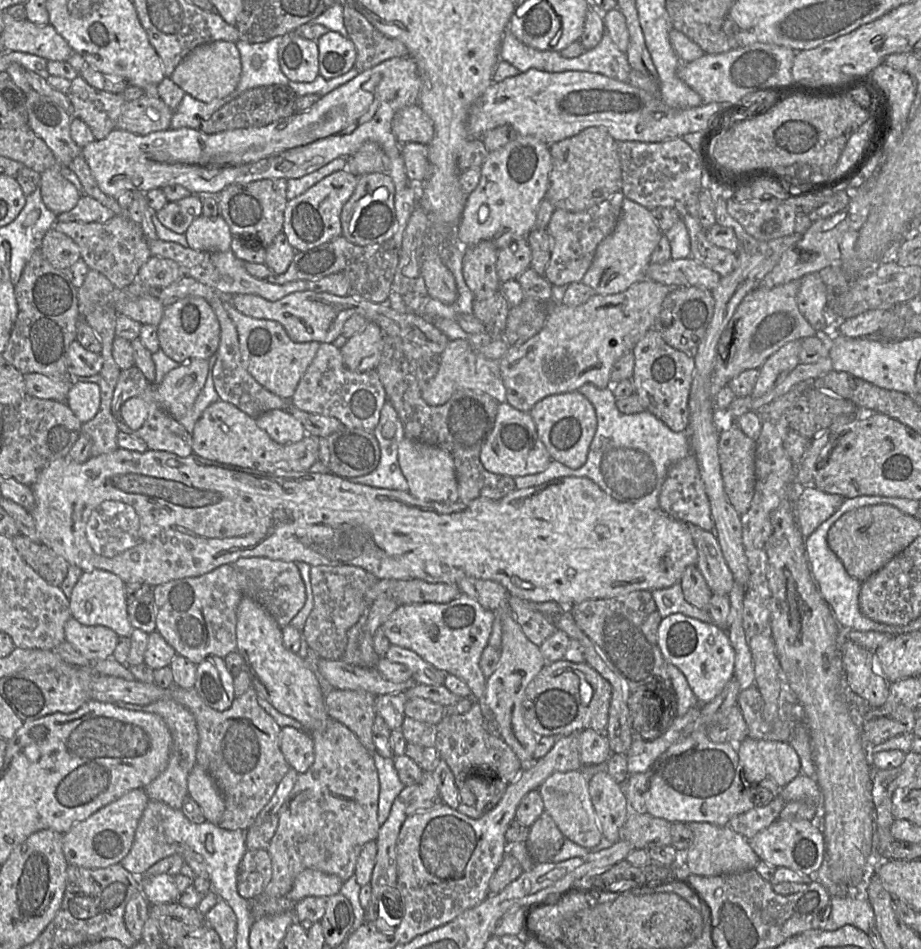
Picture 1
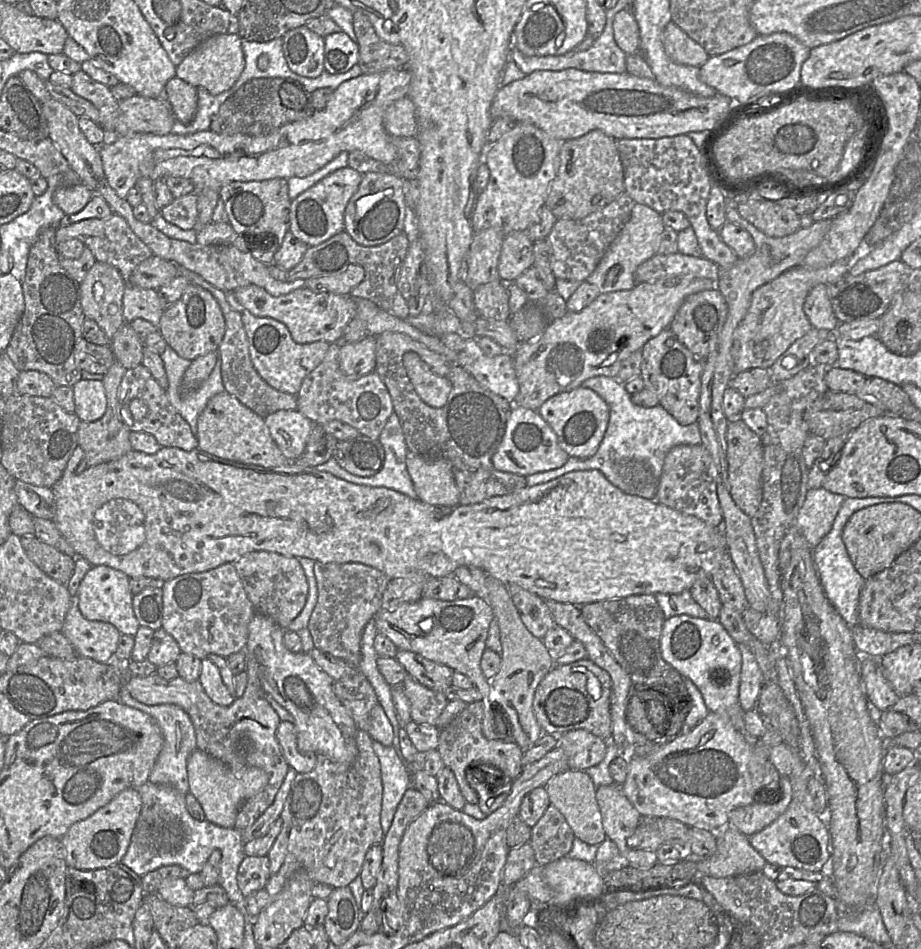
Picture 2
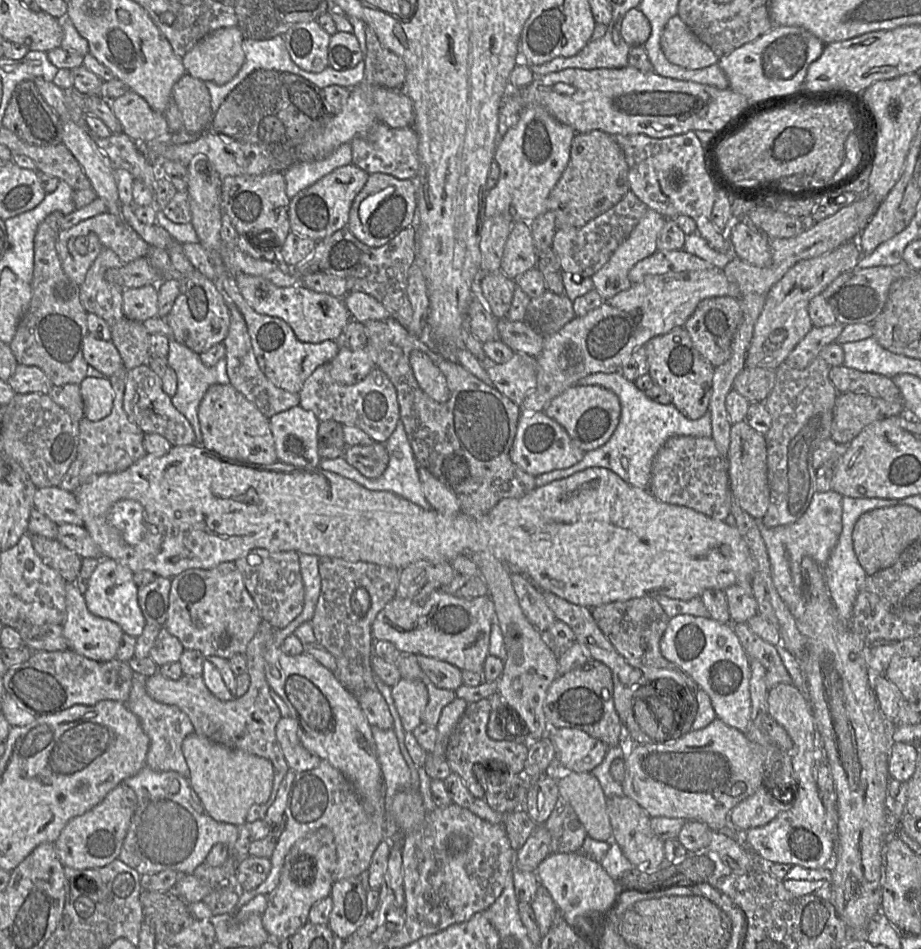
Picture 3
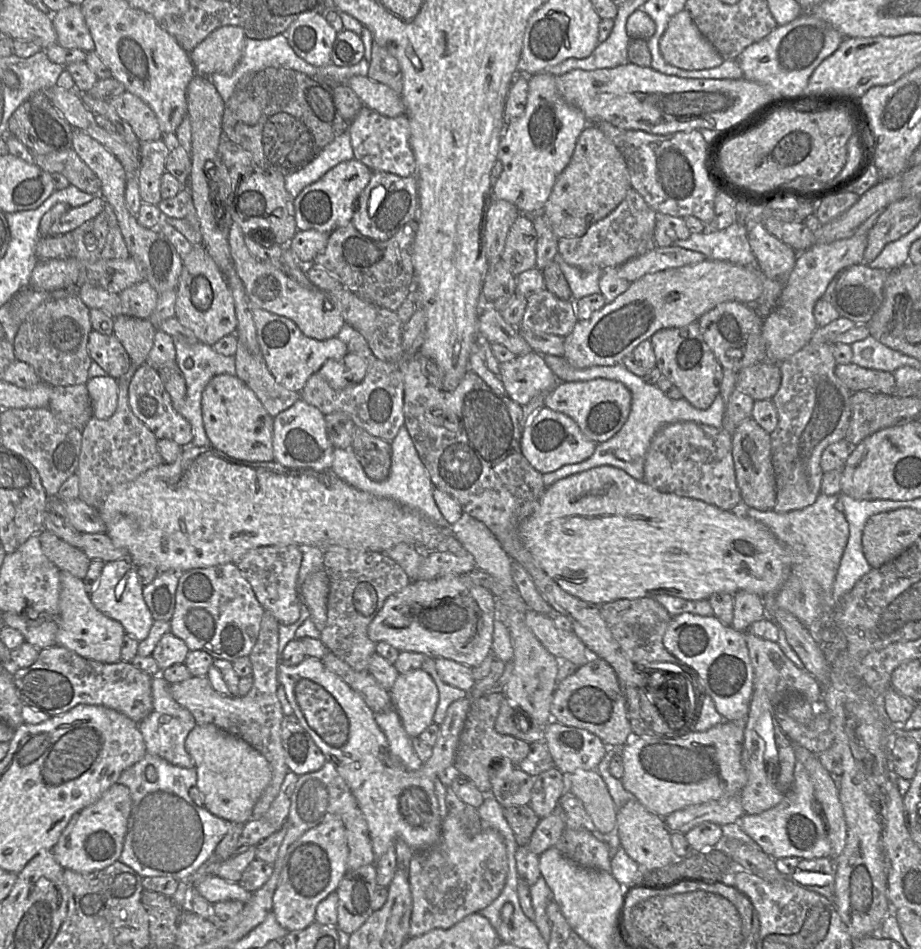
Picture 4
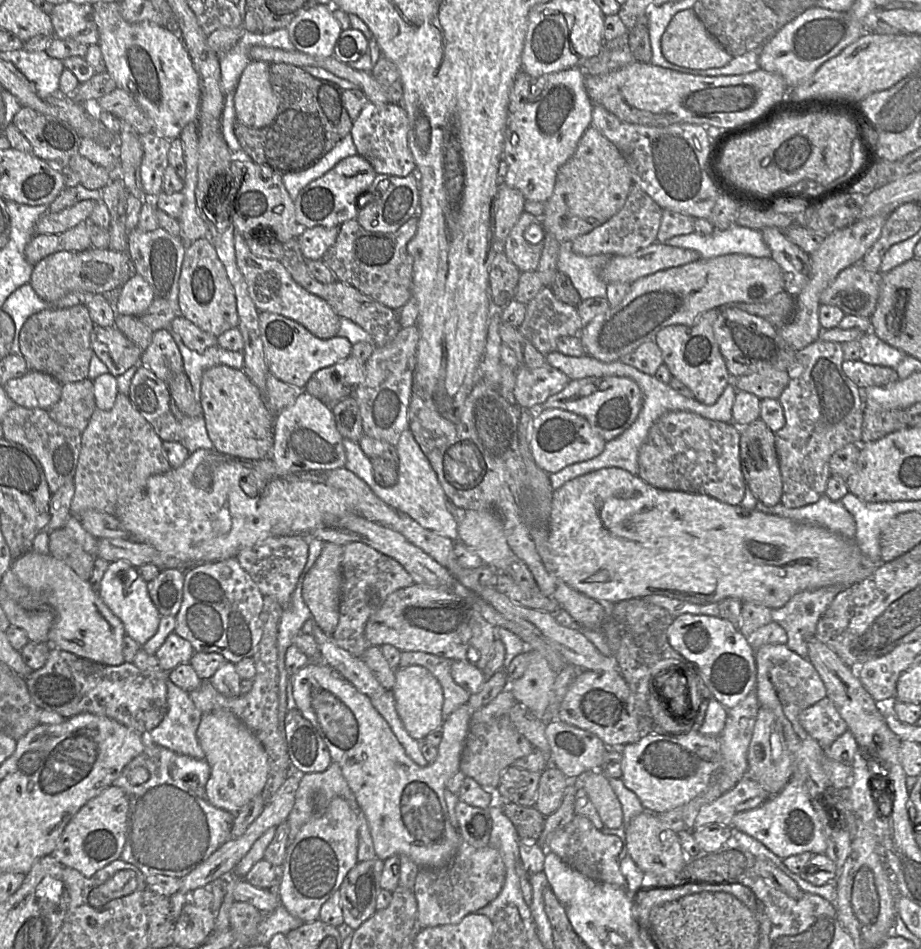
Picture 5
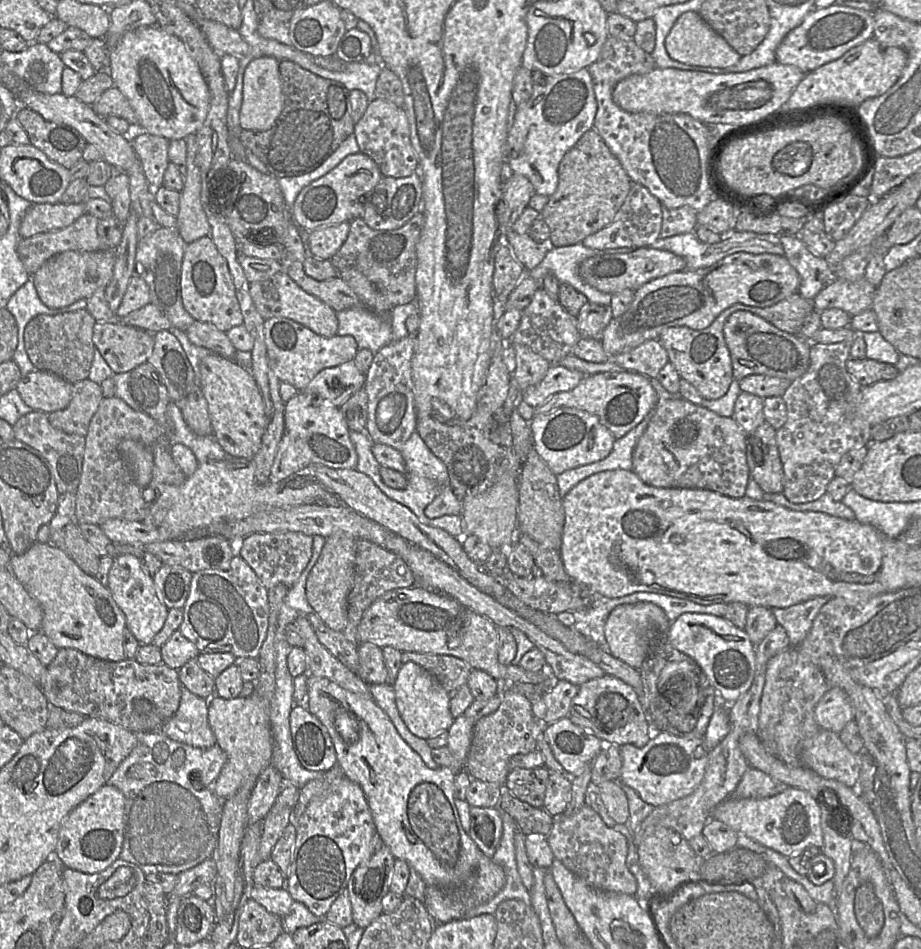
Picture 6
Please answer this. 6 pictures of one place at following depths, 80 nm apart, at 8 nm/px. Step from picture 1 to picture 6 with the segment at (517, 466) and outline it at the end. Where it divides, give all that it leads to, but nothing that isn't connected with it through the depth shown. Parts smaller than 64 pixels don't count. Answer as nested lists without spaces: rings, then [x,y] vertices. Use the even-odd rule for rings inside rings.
[[[571,407],[534,415],[530,428],[532,447],[555,475],[603,460],[610,454],[616,441],[597,416]]]

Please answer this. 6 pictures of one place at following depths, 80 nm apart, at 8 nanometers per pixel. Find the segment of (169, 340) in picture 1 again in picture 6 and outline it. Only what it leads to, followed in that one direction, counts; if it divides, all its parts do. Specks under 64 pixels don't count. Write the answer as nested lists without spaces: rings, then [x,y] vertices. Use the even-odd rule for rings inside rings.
[[[210,235],[185,247],[181,269],[181,297],[185,310],[196,321],[213,324],[225,333],[233,327],[243,325],[227,261],[217,250]]]

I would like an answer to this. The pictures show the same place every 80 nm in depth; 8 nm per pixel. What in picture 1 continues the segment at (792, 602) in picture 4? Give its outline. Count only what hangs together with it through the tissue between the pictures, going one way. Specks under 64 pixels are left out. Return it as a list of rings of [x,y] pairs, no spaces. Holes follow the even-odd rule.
[[[813,485],[803,486],[794,505],[794,516],[800,532],[807,538],[839,509],[844,497],[823,492]]]

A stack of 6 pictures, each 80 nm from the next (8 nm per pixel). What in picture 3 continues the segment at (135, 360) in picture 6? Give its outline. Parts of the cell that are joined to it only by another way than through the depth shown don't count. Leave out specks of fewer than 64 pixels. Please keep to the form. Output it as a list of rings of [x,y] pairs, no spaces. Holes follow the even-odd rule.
[[[88,334],[84,340],[83,355],[90,367],[108,379],[124,369],[122,358],[112,341],[96,339]]]

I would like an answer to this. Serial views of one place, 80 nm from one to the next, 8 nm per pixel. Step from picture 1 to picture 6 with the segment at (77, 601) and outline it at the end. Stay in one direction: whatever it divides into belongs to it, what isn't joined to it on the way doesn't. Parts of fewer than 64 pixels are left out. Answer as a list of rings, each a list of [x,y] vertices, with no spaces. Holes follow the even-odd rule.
[[[132,553],[115,556],[109,571],[107,587],[126,617],[127,629],[140,645],[152,644],[165,623],[169,609],[157,596],[153,576],[143,568],[141,557]]]

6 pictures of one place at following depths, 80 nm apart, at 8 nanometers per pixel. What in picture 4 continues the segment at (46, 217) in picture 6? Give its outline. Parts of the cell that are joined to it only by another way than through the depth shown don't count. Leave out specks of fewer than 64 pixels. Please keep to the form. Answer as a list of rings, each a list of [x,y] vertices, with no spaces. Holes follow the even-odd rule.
[[[100,195],[84,205],[70,208],[49,230],[49,235],[63,235],[70,233],[85,222],[93,220],[105,208],[105,200]]]

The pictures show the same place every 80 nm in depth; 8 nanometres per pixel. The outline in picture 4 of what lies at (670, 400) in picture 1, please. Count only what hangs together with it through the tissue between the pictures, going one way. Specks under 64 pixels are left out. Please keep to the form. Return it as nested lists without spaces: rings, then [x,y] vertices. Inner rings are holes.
[[[698,322],[659,330],[649,341],[656,358],[655,367],[660,370],[662,376],[674,384],[693,407],[708,409],[720,393],[724,369],[705,343]]]

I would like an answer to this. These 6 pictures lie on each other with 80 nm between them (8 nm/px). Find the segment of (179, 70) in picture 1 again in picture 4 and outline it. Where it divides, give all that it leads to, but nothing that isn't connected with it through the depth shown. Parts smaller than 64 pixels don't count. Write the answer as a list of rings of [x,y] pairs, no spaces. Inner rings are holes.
[[[240,25],[222,26],[210,33],[189,53],[196,75],[232,73],[243,56],[245,38]]]

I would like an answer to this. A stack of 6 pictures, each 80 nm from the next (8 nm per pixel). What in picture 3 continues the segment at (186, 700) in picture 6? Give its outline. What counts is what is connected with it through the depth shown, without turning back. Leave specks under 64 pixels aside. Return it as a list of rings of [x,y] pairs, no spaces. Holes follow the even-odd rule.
[[[134,673],[132,688],[126,707],[134,713],[142,729],[149,738],[146,765],[154,771],[174,771],[189,779],[190,769],[182,751],[186,736],[194,733],[194,726],[189,717],[175,705],[167,705],[153,700],[146,691],[145,683],[149,677]]]

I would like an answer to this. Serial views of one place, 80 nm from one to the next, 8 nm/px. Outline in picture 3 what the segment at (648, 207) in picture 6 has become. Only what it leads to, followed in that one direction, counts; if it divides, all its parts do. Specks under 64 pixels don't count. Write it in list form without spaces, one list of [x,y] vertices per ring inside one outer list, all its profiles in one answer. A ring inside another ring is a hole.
[[[629,190],[616,205],[584,226],[557,229],[552,248],[558,257],[561,270],[573,275],[579,274],[583,278],[592,277],[628,238],[647,210],[647,205]]]

